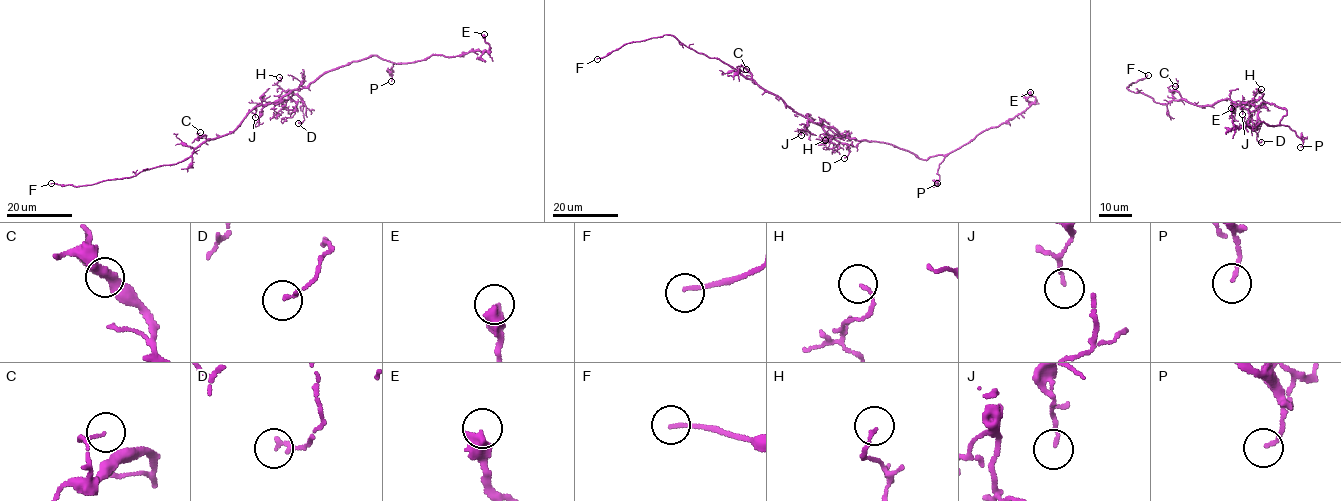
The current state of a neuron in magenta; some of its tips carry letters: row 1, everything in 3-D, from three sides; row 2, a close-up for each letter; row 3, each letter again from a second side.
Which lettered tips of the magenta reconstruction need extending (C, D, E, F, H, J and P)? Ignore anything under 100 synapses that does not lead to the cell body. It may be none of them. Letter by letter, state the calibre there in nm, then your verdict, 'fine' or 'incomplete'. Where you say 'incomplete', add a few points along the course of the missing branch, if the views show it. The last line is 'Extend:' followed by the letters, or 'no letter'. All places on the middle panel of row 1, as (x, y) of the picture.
C: 110 nm thick; fine
D: 160 nm thick; fine
E: 500 nm thick; fine
F: 130 nm thick; incomplete; missing branch runs (597, 59), (580, 65), (564, 82)
H: 80 nm thick; fine
J: 110 nm thick; fine
P: 130 nm thick; fine
Extend: F

